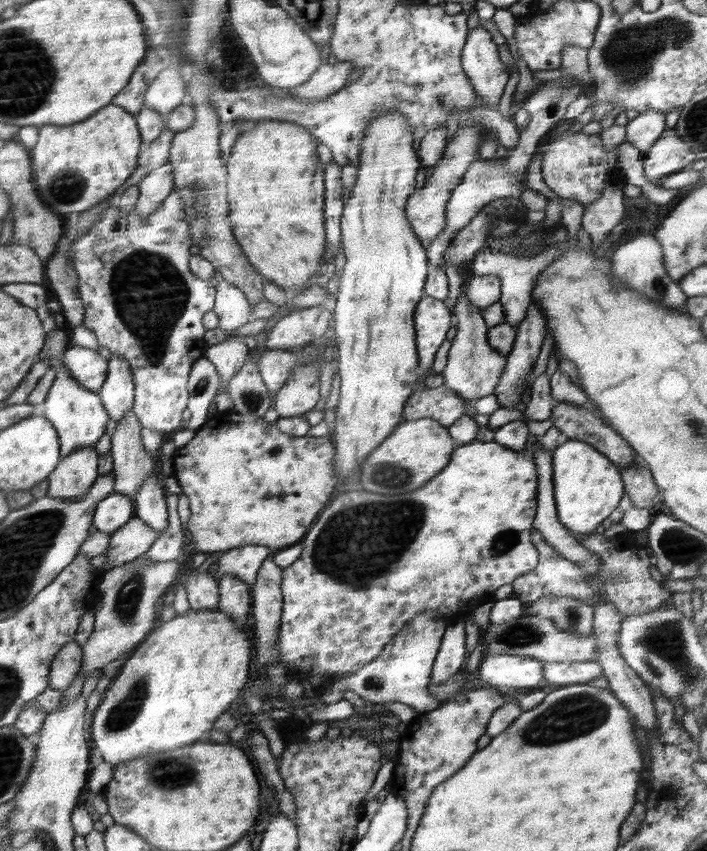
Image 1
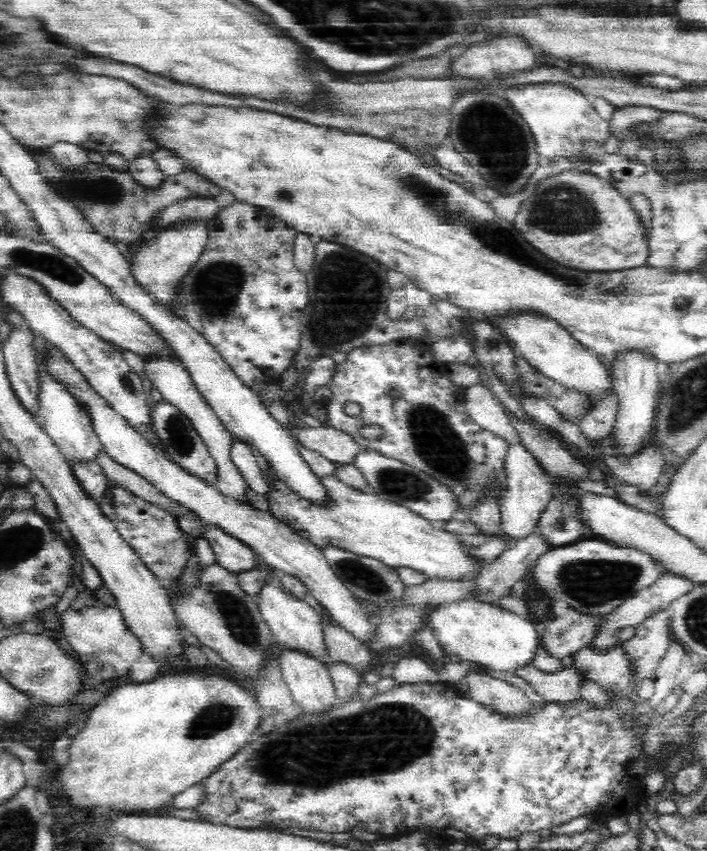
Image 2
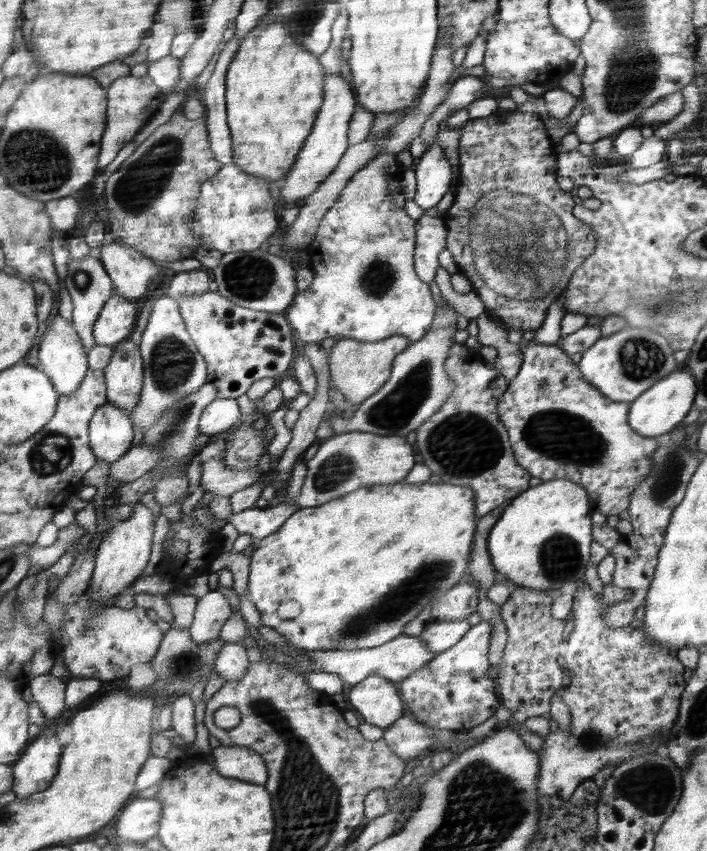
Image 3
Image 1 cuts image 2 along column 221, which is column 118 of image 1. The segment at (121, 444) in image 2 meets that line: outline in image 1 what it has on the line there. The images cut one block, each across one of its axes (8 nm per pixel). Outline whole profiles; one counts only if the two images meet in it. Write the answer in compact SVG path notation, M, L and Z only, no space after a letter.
M112 493L98 506L95 526L100 531L116 533L137 515L135 500L124 494Z

